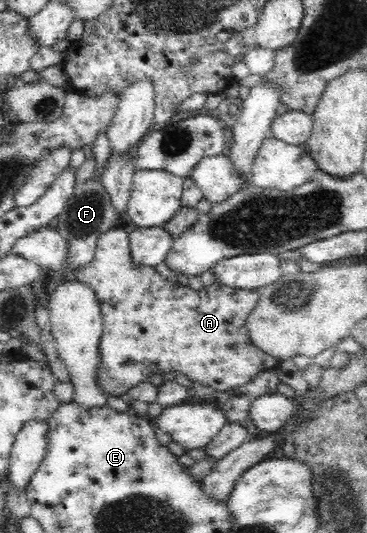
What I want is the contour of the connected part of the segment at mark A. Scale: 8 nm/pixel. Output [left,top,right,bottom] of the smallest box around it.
[74,227,280,398]

